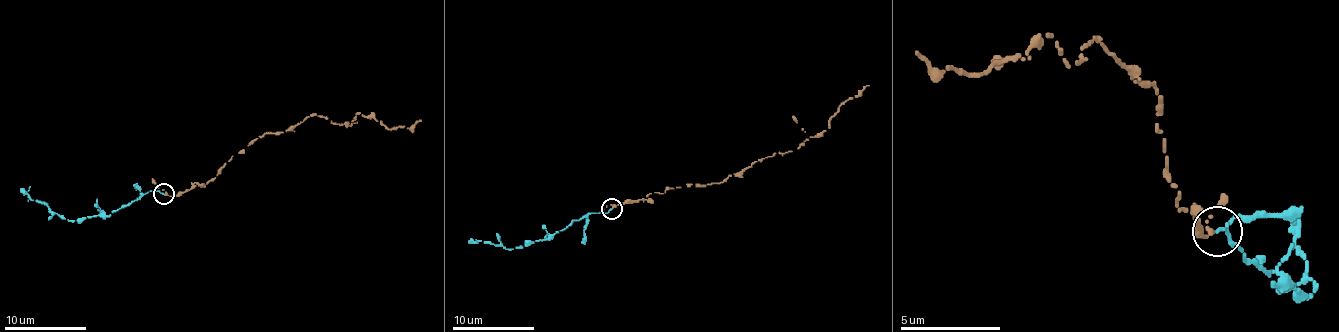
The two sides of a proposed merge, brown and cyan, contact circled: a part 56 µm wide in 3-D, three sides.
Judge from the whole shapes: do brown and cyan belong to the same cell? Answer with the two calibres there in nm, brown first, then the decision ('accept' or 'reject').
180 nm thick on the brown side, 140 nm on the other; accept

